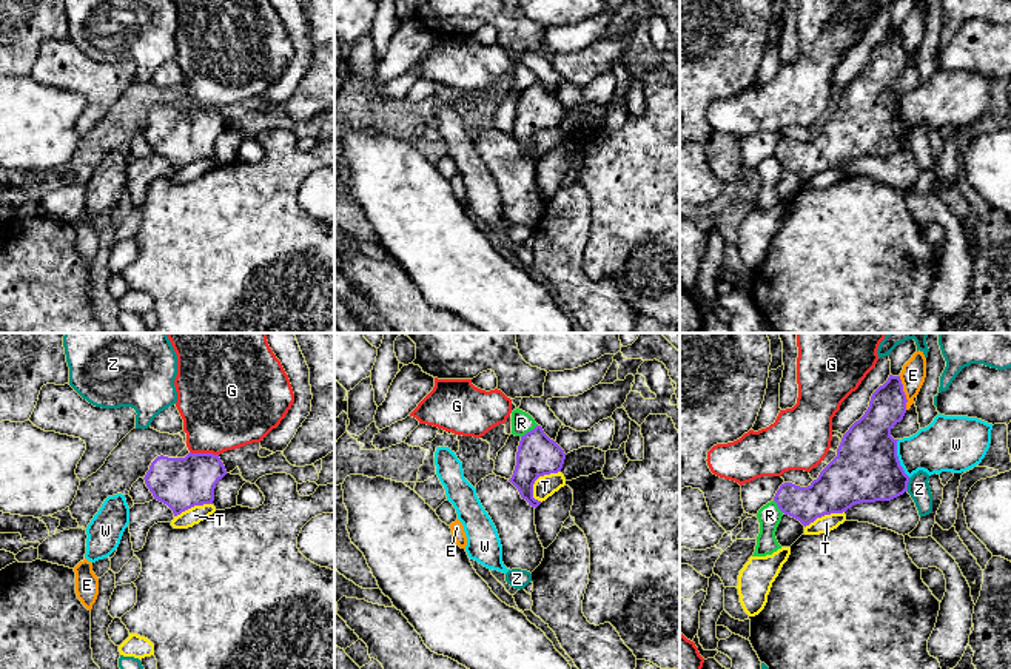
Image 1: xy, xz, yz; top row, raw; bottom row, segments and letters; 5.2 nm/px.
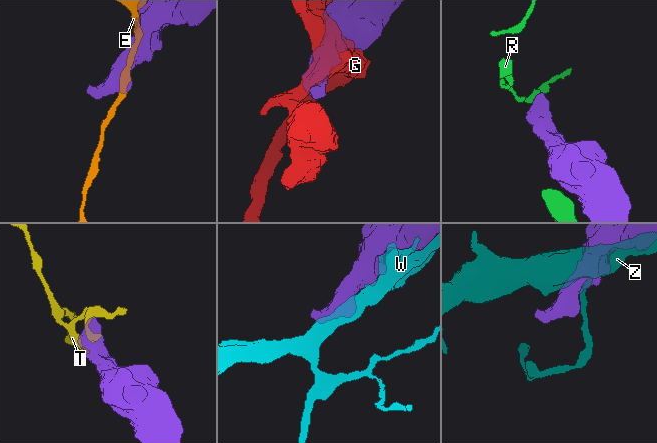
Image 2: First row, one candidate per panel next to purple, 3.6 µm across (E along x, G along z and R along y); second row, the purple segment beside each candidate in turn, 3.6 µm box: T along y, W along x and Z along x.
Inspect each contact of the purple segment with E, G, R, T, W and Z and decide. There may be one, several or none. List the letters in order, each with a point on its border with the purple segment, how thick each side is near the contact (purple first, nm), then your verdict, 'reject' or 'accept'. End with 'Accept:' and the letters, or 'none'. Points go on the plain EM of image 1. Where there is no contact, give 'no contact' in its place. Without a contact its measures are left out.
E: meets purple in yz at (903, 48); 190 nm thick on the purple side, 130 nm on the other; reject
G: meets purple in xy at (204, 108); 280 nm thick on the purple side, 420 nm on the other; reject
R: meets purple in xz at (530, 85); 220 nm thick on the purple side, 110 nm on the other; reject
T: meets purple in xz at (538, 131); 220 nm thick on the purple side, 110 nm on the other; reject
W: meets purple in yz at (897, 113); 340 nm thick on the purple side, 280 nm on the other; reject
Z: meets purple in yz at (906, 139); 340 nm thick on the purple side, 120 nm on the other; reject
Accept: none

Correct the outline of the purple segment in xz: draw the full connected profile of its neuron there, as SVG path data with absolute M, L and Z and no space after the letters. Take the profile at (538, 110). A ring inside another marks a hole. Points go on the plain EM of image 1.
M536 80L521 91L516 120L509 136L518 143L521 153L536 163L541 156L533 153L535 136L539 131L561 126L564 114L564 105L544 88L541 80Z

